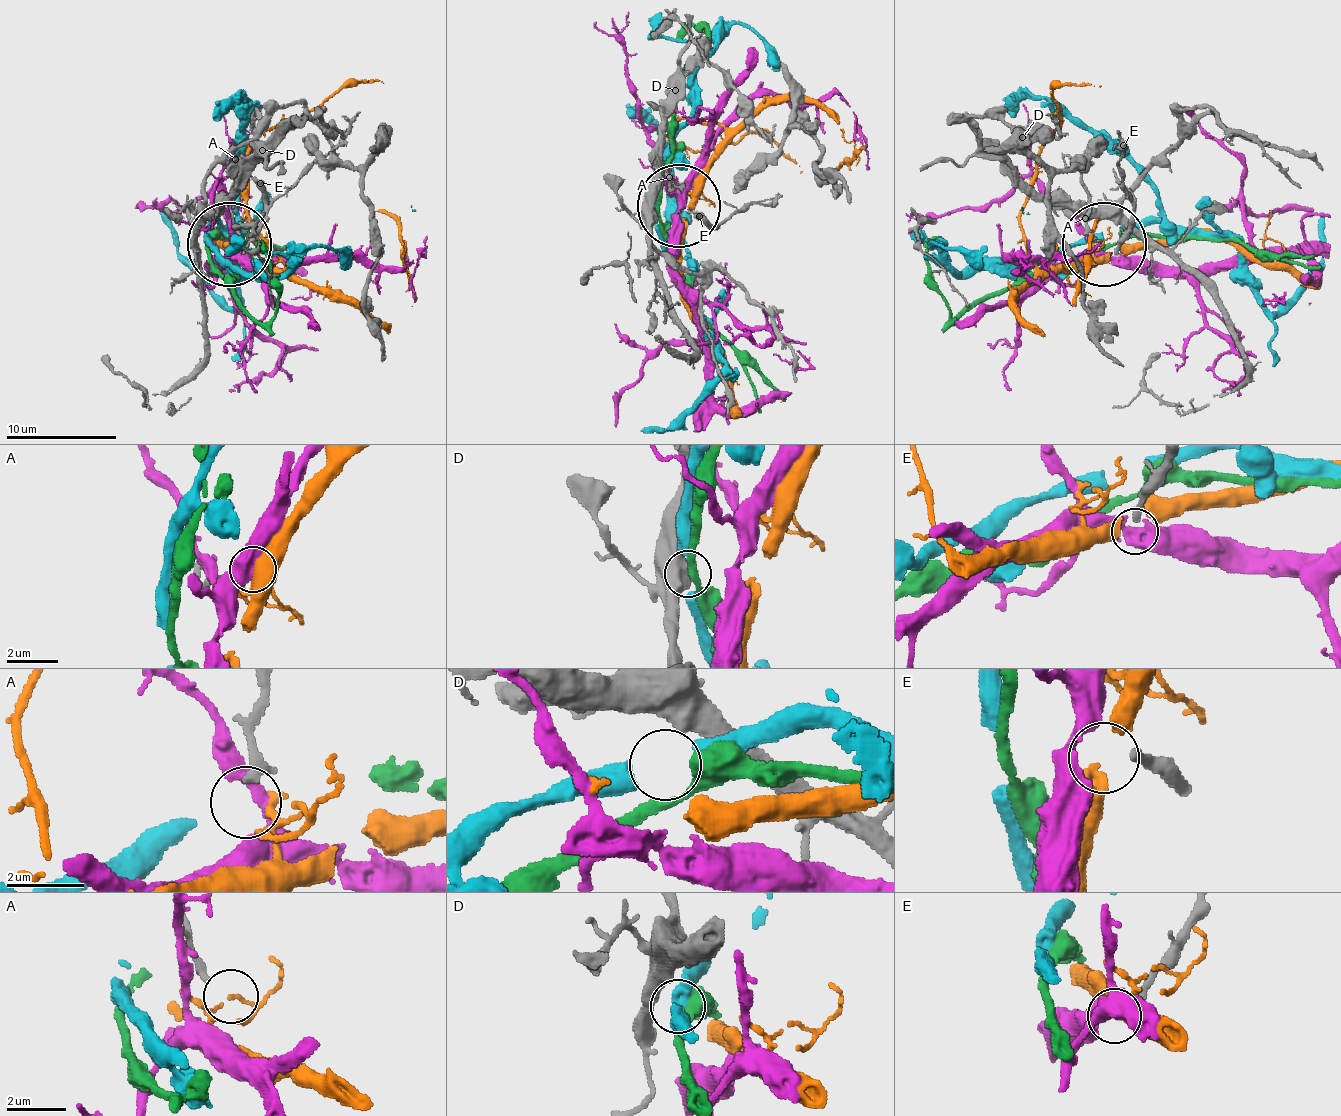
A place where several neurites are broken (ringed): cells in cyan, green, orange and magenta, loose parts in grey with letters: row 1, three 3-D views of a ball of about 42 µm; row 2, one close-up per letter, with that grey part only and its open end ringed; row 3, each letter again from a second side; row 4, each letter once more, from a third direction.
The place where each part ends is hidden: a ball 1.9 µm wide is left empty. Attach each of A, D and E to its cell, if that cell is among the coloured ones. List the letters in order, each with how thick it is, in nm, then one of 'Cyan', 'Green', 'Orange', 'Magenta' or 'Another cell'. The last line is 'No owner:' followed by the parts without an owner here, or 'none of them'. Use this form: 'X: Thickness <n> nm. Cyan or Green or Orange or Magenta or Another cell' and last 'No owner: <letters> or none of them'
A: Thickness 320 nm. Another cell
D: Thickness 440 nm. Another cell
E: Thickness 240 nm. Magenta
No owner: A, D

